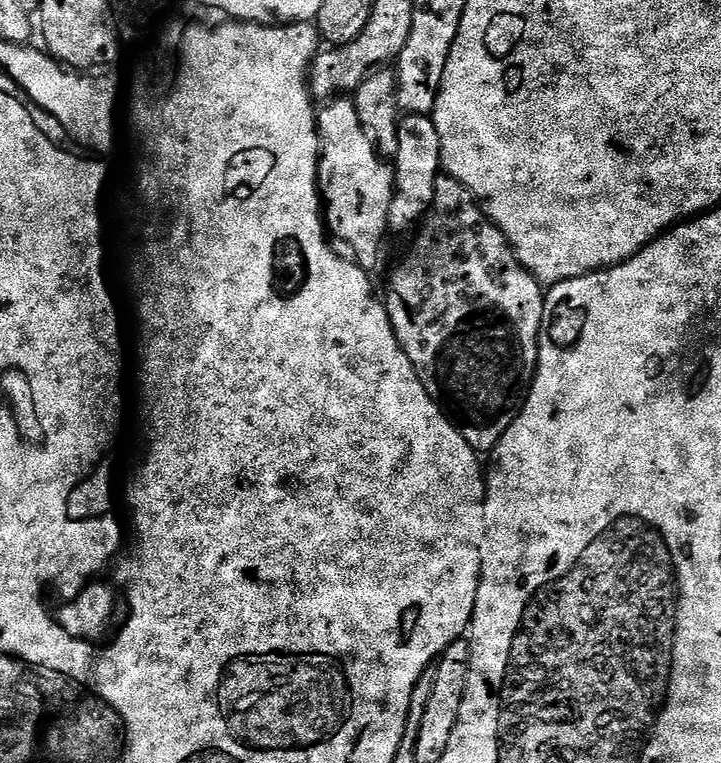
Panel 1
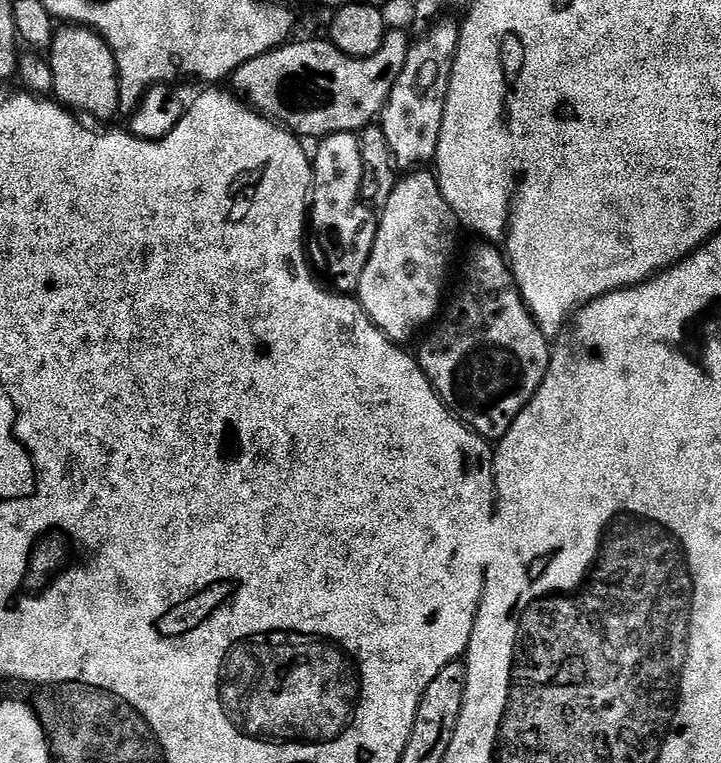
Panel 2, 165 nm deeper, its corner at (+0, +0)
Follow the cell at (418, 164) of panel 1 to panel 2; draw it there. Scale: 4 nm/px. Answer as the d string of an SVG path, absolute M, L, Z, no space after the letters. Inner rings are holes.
M412 170L397 179L390 198L379 209L374 250L355 290L362 310L387 340L405 342L423 324L437 319L446 296L444 279L449 279L453 267L456 228L454 210L442 198L431 171Z

